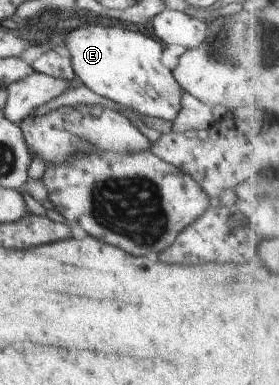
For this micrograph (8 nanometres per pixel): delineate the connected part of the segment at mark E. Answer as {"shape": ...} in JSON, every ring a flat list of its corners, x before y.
{"shape":[[88,19,87,23,66,32,64,43,69,53,73,75,76,75,90,91,114,103,130,107,142,115,148,115,148,117,157,117,164,121,173,120,176,117,180,109,181,95,184,92,176,83,171,71,160,62,160,54,164,45,158,40,150,38,143,32,128,31,116,24,101,25]]}

